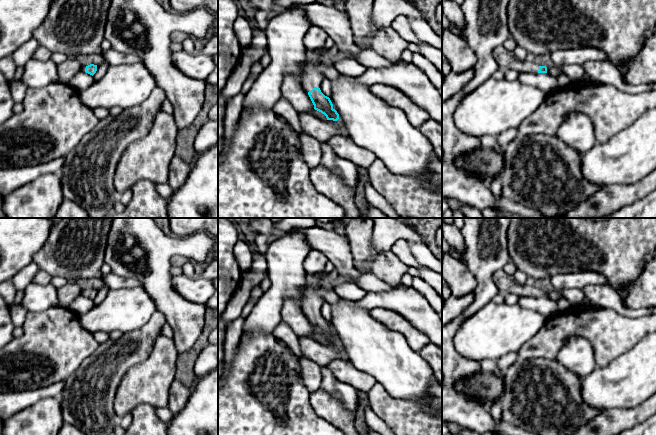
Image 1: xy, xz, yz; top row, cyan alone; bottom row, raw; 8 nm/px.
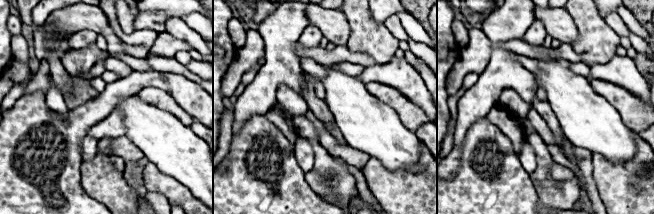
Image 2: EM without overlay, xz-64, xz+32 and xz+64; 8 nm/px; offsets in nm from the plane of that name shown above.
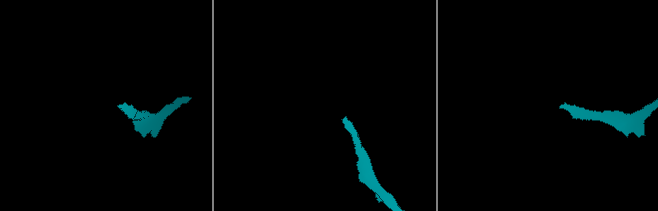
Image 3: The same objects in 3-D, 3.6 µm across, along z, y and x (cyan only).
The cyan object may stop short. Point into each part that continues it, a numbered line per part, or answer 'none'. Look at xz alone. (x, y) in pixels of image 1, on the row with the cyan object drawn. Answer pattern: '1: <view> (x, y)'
1: xz (311, 77)

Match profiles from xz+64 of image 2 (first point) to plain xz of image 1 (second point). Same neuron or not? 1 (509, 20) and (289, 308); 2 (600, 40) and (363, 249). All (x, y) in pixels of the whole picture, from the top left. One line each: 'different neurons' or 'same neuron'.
1: different neurons
2: same neuron

